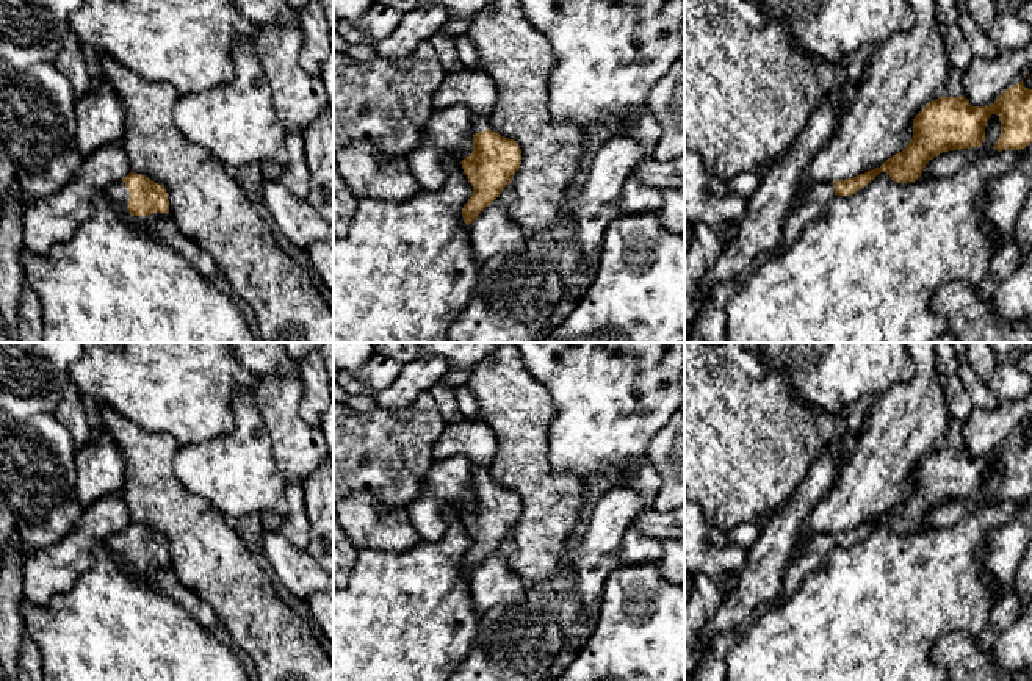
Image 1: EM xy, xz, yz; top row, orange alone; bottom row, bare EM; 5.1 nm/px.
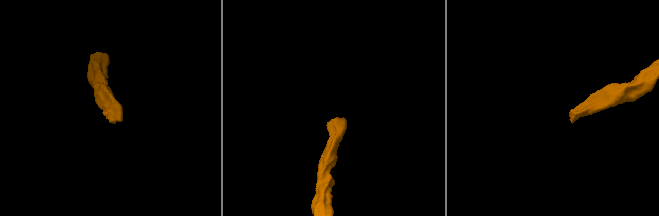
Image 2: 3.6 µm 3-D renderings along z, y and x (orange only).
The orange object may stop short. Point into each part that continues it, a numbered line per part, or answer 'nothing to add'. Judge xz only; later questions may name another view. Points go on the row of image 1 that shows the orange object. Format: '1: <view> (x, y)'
1: xz (479, 122)

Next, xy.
1: xy (118, 193)

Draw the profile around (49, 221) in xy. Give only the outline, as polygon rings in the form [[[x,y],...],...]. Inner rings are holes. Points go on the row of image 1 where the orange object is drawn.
[[[106,144],[86,157],[77,175],[56,194],[39,199],[23,211],[23,247],[45,255],[69,240],[94,213],[92,197],[132,172],[122,144]]]

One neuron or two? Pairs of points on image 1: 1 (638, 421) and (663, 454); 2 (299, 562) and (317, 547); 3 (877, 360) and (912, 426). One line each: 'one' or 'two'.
1: two
2: two
3: two

